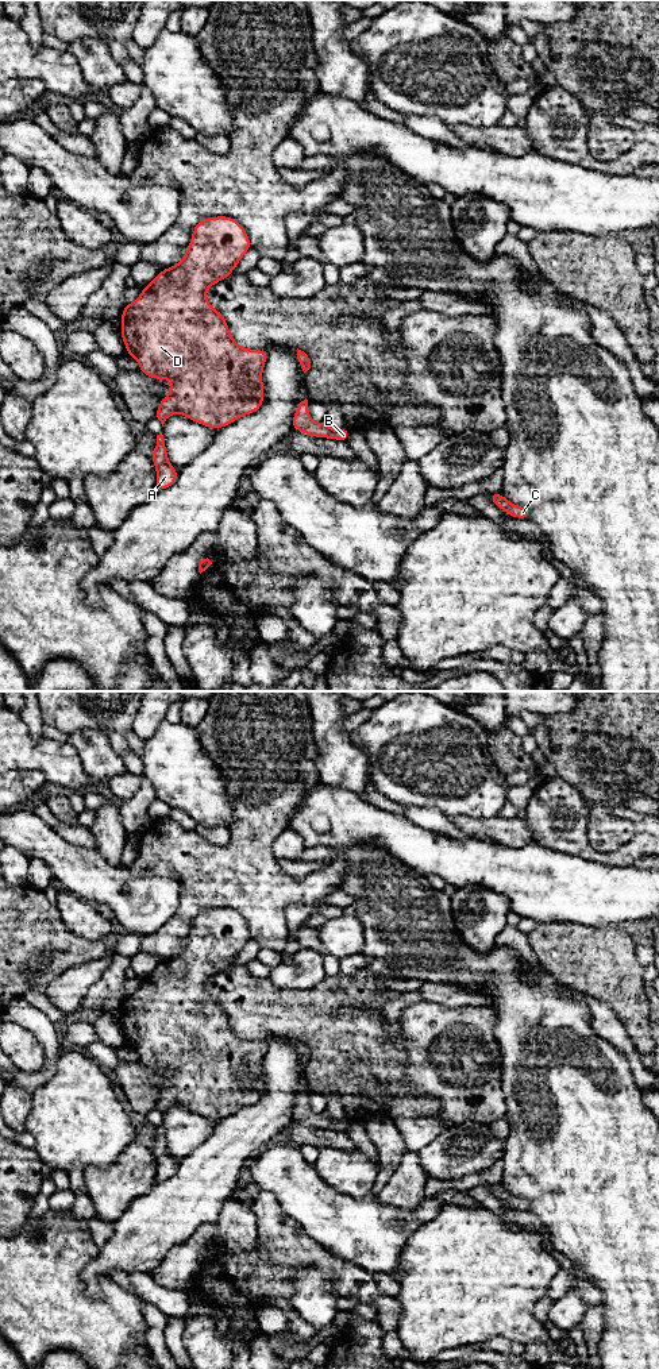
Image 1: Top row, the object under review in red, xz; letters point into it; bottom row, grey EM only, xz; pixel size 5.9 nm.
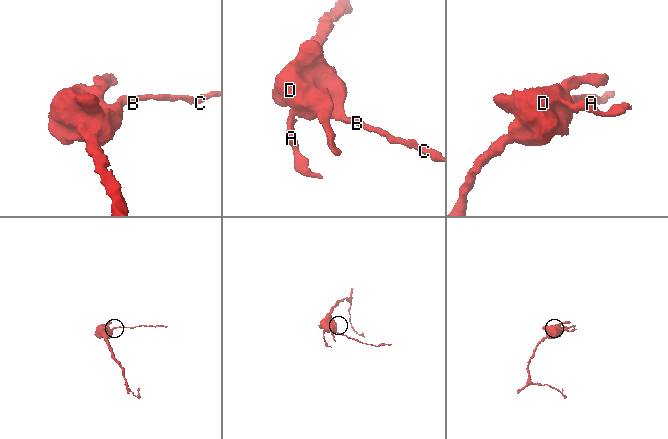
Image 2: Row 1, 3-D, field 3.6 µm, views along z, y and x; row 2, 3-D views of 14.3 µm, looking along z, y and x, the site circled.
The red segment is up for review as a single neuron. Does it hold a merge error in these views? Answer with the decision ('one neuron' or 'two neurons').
one neuron

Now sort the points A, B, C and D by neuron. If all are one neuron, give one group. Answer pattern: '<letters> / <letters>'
A B C D

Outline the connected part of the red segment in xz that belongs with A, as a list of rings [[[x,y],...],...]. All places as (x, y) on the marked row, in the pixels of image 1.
[[[162,432],[157,435],[157,443],[151,459],[157,470],[157,491],[173,486],[178,478],[178,471],[169,463]]]

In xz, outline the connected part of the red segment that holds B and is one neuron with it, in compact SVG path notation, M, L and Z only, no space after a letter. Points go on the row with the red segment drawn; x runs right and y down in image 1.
M305 398L297 406L297 410L292 419L293 429L300 431L308 436L335 439L348 441L350 431L343 427L340 429L332 429L325 421L316 423L309 416L308 400Z

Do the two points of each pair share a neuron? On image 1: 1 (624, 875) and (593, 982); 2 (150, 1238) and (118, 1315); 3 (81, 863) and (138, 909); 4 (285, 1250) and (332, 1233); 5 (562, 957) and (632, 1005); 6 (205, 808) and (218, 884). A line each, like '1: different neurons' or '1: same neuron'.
1: different neurons
2: different neurons
3: same neuron
4: different neurons
5: same neuron
6: different neurons

